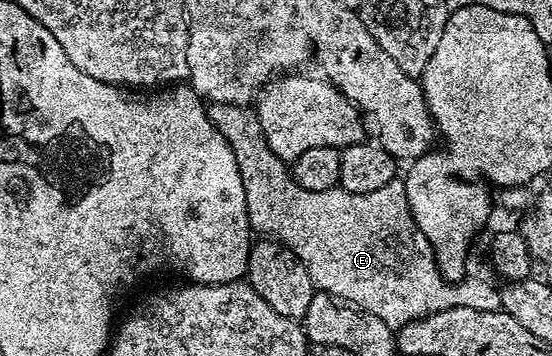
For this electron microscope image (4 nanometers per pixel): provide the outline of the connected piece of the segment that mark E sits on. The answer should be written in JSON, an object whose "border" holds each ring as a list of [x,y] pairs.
{"border":[[[214,104],[211,119],[214,128],[224,136],[237,160],[241,171],[241,181],[245,191],[245,213],[249,216],[249,226],[254,233],[272,238],[285,245],[296,260],[307,270],[314,289],[318,293],[333,297],[367,314],[379,318],[394,330],[402,328],[407,322],[439,314],[459,306],[467,308],[482,307],[483,300],[465,282],[445,280],[437,269],[437,260],[428,240],[417,230],[417,223],[407,202],[404,179],[395,178],[371,194],[351,194],[341,187],[312,192],[303,190],[293,181],[286,161],[280,160],[267,146],[252,111],[235,104]]]}

